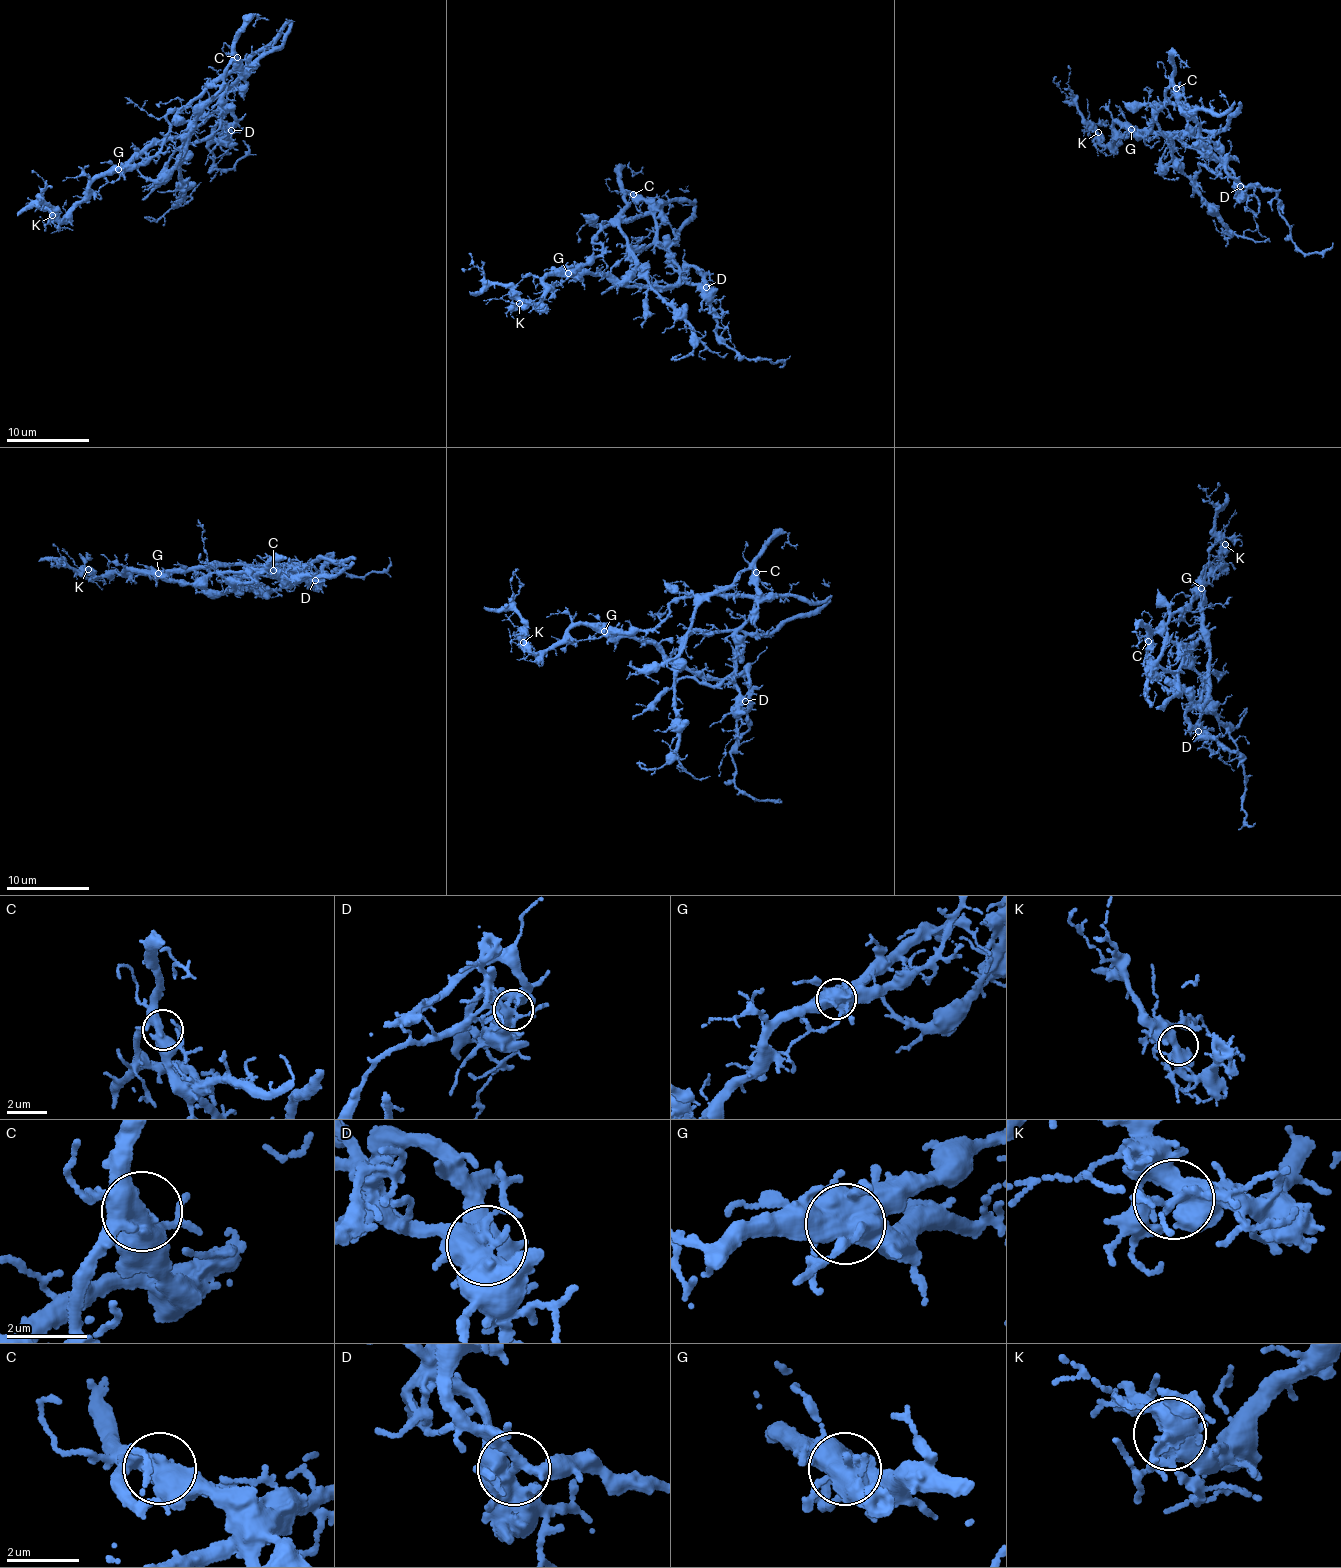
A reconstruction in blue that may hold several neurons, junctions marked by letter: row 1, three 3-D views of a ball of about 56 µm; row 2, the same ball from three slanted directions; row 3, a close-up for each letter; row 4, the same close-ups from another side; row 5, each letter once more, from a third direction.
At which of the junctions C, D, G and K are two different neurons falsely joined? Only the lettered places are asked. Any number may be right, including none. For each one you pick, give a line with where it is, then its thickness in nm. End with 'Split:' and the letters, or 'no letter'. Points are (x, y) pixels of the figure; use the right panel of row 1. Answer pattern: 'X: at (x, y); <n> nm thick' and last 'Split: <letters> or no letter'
D: at (1240, 186); 400 nm thick
G: at (1131, 129); 650 nm thick
Split: D, G

